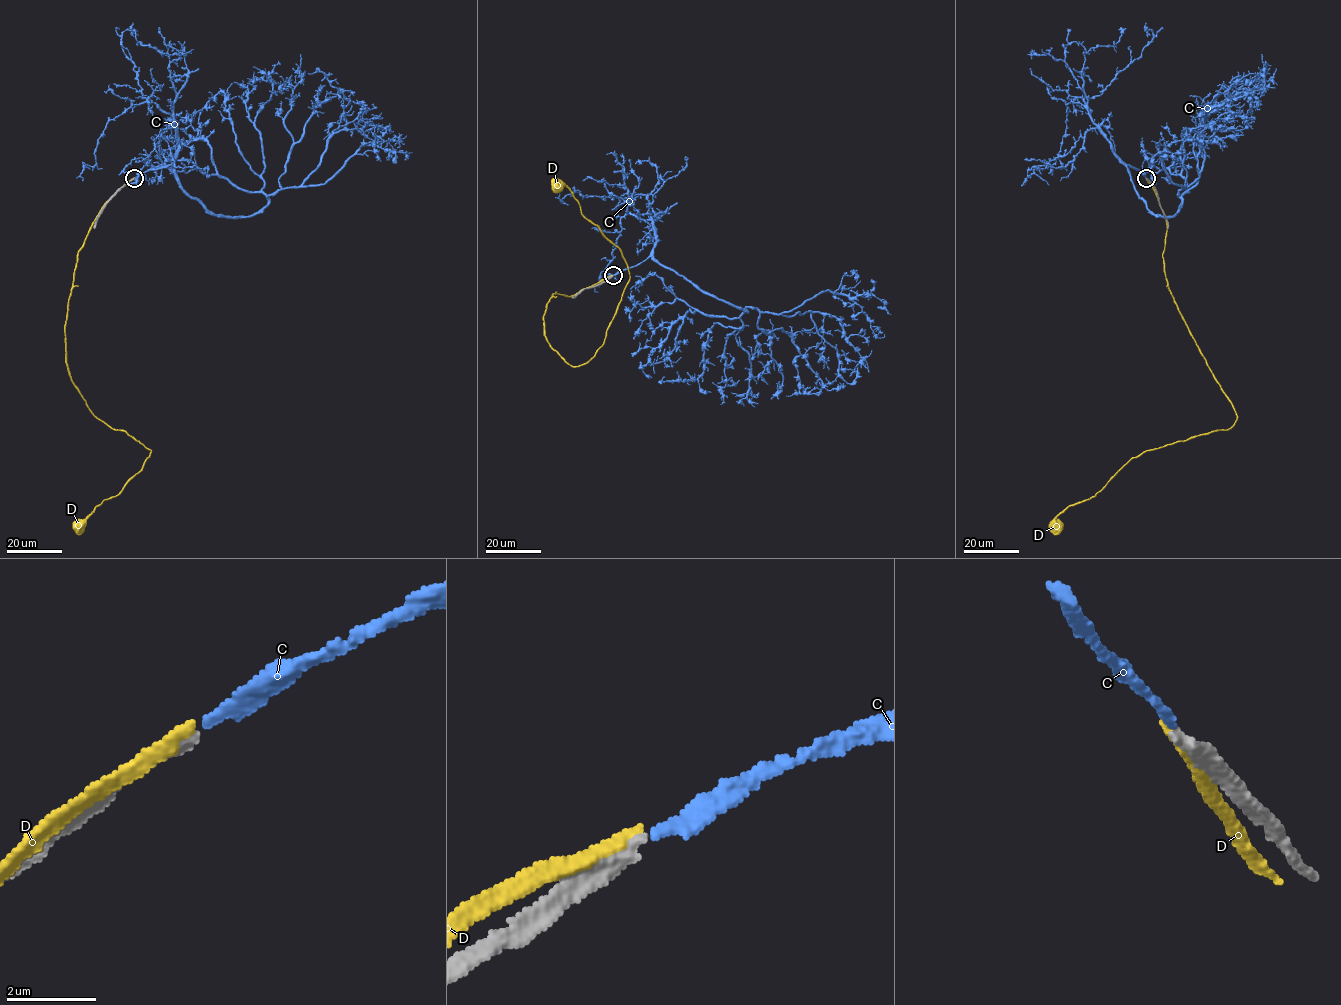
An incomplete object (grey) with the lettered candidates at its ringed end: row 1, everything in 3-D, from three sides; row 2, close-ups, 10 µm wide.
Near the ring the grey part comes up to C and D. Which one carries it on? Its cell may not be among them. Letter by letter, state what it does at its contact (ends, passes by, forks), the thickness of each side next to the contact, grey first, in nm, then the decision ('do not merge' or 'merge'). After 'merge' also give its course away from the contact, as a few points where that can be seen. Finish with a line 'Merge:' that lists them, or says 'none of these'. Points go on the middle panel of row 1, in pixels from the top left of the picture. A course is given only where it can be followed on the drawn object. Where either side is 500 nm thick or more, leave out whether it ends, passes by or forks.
C: it ends; calibres 280 and 240 nm; merge; course (613, 275), (650, 256), (720, 299), (754, 307), (757, 327), (788, 332), (821, 382), (818, 392), (786, 396)
D: it passes by; calibres 480 and 280 nm; do not merge
Merge: C

